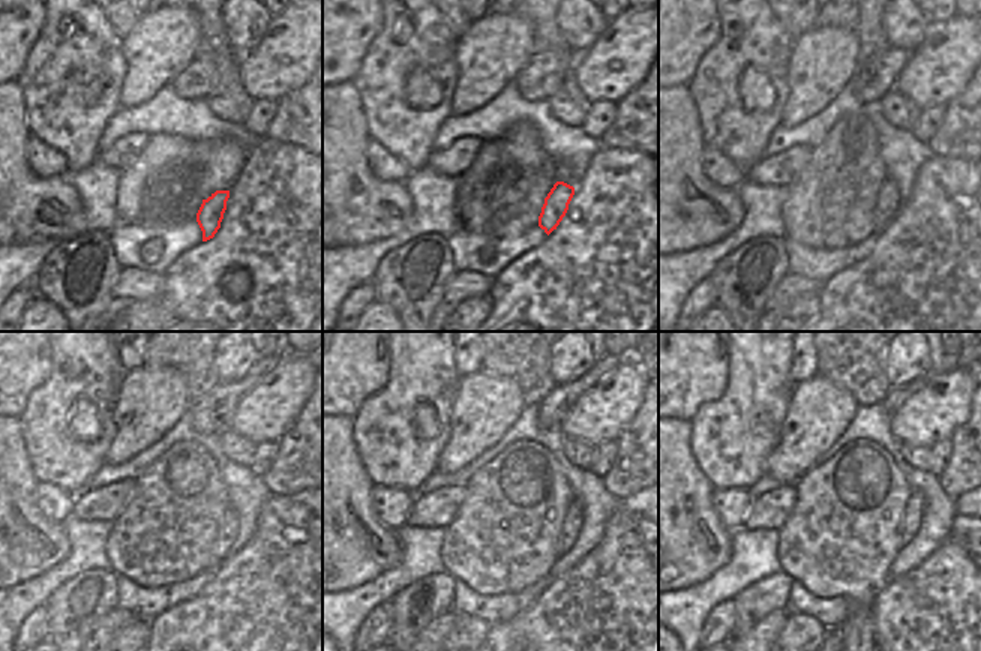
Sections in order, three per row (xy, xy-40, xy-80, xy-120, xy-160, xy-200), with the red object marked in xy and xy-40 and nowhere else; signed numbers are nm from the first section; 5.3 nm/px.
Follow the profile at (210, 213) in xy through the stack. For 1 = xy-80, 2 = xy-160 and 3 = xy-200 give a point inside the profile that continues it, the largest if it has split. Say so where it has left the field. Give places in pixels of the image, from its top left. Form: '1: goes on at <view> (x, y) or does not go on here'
1: goes on at xy-80 (890, 203)
2: goes on at xy-160 (573, 518)
3: goes on at xy-200 (912, 515)

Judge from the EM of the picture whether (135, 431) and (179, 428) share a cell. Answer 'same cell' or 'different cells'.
different cells

